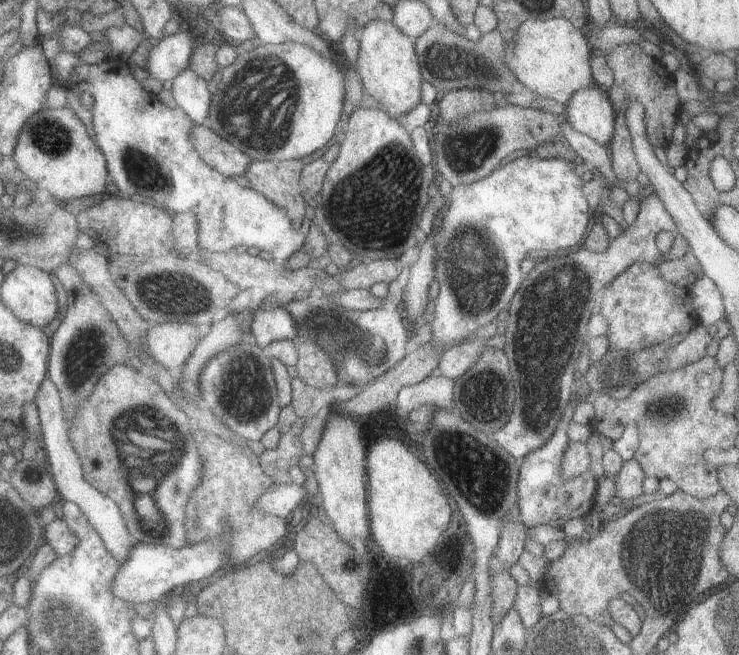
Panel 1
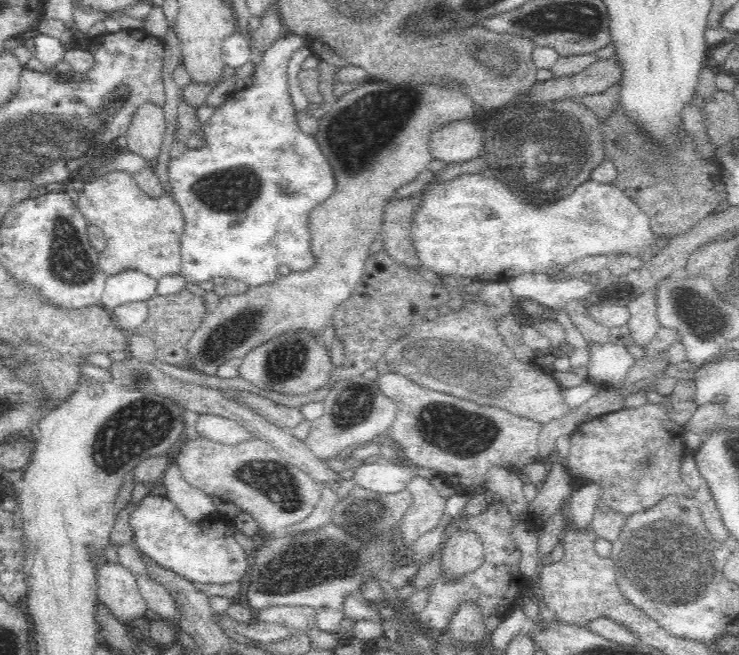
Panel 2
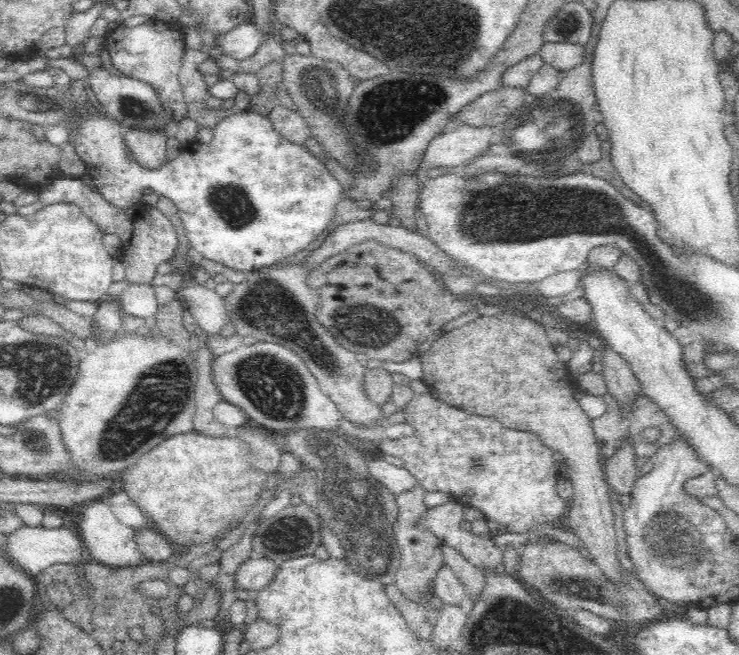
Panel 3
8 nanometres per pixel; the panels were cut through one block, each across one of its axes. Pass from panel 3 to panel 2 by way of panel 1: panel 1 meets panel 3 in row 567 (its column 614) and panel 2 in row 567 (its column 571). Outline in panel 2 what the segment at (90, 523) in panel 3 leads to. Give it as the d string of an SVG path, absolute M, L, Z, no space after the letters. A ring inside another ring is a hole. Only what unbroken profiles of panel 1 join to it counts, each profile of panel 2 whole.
M120 562L96 564L98 600L108 606L116 620L130 622L138 616L150 616L148 604L138 588L136 574L132 574Z

